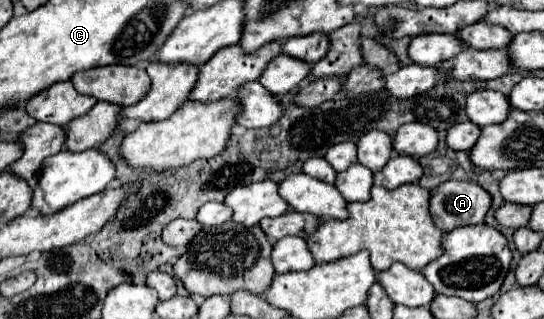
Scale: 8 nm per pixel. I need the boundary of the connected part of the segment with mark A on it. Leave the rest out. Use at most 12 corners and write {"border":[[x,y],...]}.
{"border":[[472,180],[432,190],[442,232],[482,224],[490,194]]}

